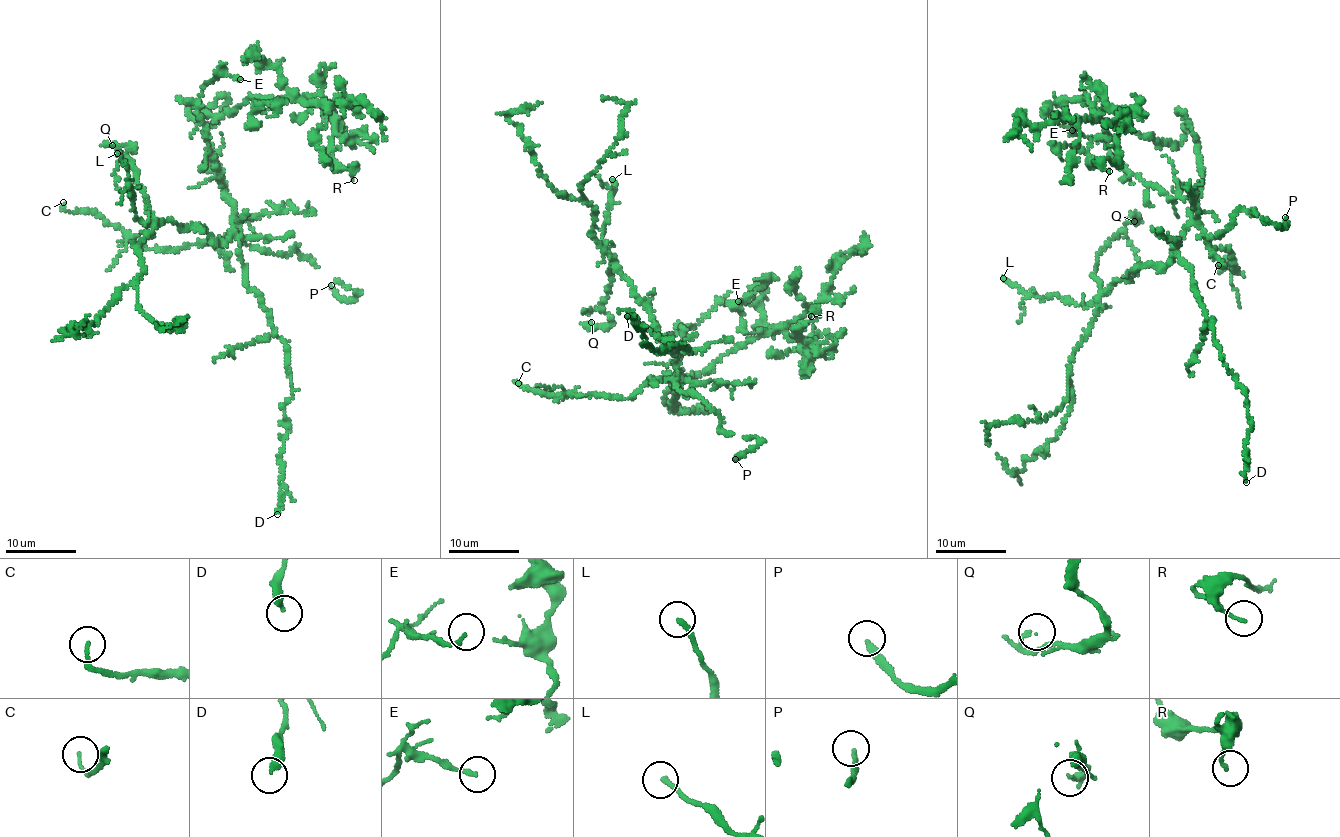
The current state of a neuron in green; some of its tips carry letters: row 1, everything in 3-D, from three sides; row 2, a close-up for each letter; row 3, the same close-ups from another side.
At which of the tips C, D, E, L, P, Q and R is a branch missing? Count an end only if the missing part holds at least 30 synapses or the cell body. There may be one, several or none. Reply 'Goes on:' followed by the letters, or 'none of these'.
Goes on: P

